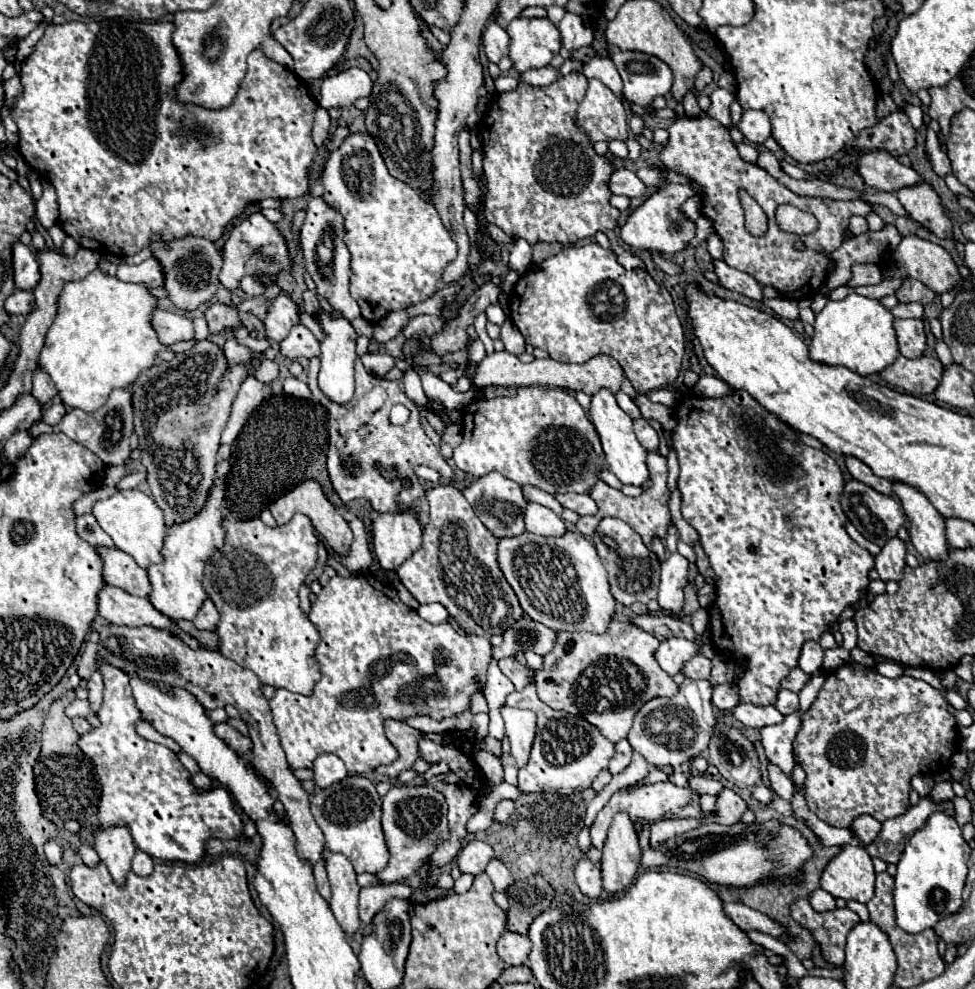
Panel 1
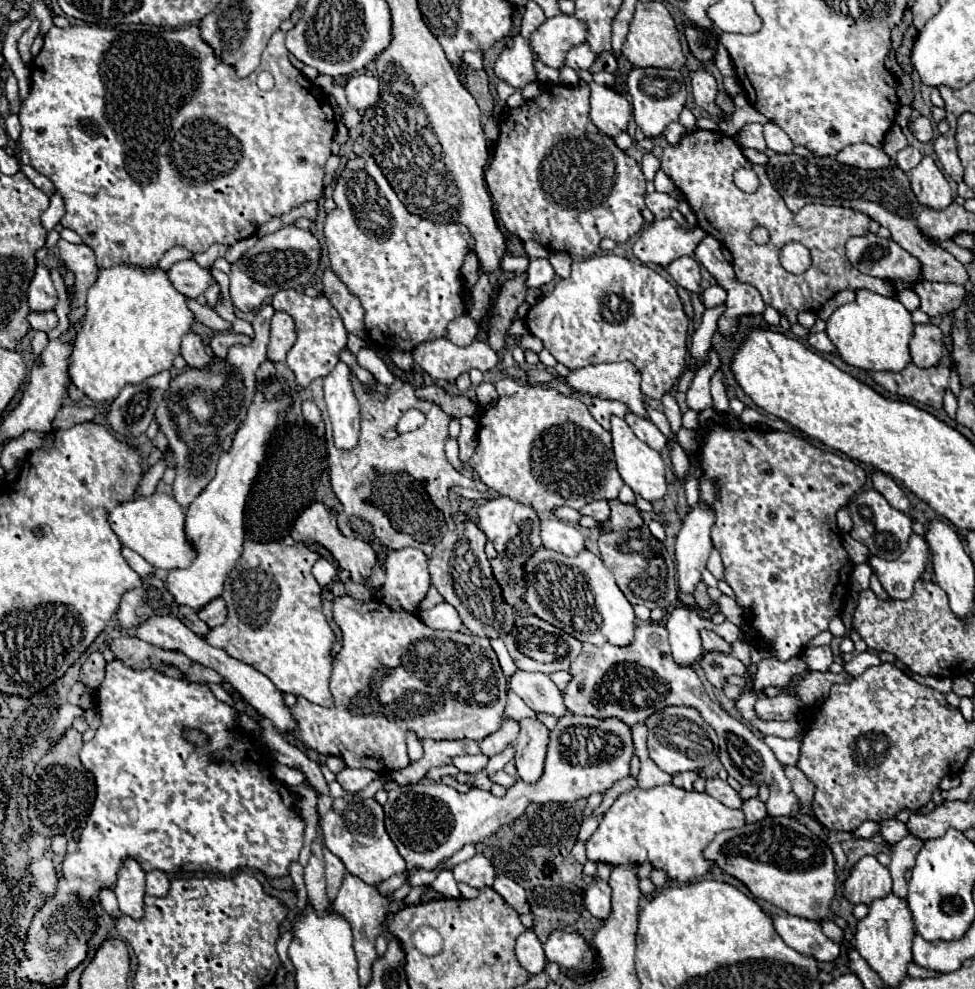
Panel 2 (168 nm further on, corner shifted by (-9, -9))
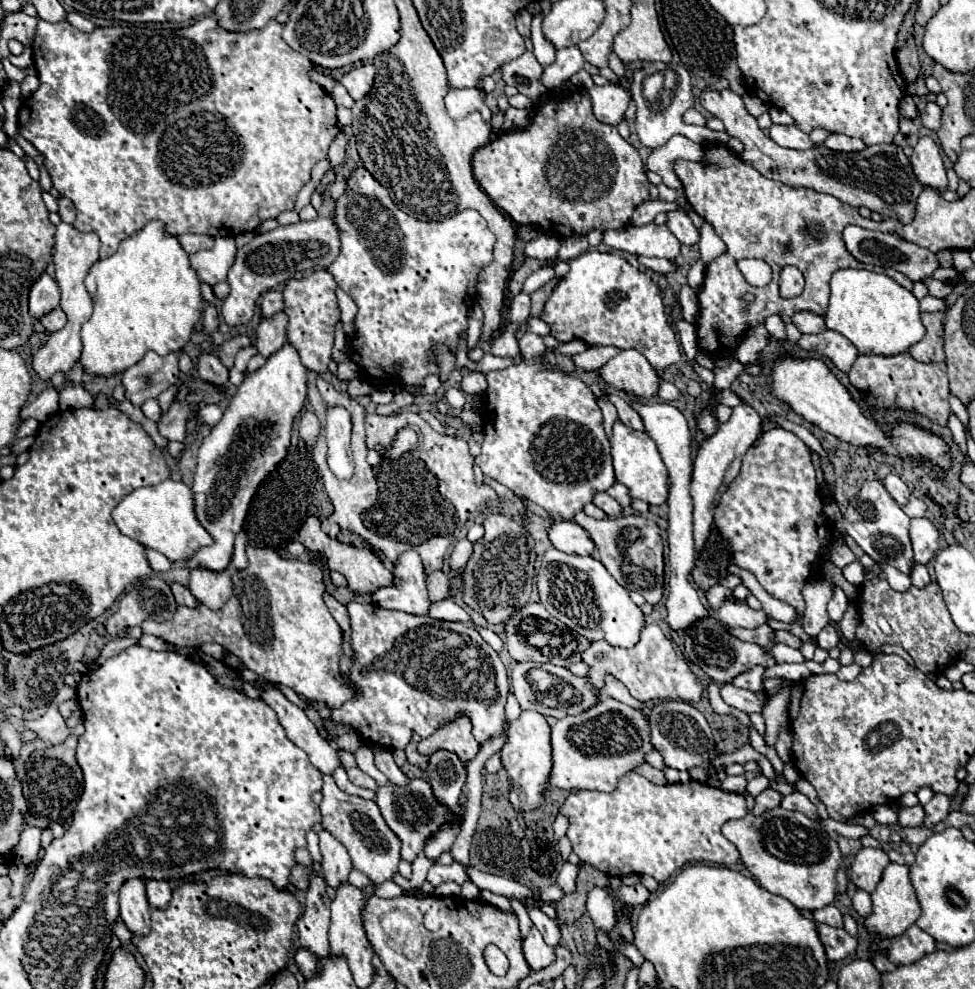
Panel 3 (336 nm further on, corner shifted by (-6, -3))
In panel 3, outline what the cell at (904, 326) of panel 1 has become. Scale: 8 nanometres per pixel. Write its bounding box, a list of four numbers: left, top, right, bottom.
[909,312,945,362]

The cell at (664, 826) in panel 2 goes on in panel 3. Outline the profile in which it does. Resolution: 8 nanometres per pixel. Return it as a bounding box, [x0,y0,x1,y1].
[559,772,747,884]

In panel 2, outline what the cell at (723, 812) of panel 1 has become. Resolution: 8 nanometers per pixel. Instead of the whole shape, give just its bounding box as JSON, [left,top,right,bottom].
[740,798,766,824]

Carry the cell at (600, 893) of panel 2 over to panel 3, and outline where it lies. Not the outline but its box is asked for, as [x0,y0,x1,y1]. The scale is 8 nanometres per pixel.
[587,888,617,932]

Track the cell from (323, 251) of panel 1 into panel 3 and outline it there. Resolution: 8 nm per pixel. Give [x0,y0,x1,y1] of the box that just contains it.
[337,288,357,334]

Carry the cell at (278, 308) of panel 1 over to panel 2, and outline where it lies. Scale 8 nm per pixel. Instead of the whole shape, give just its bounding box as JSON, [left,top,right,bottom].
[268,312,296,362]

